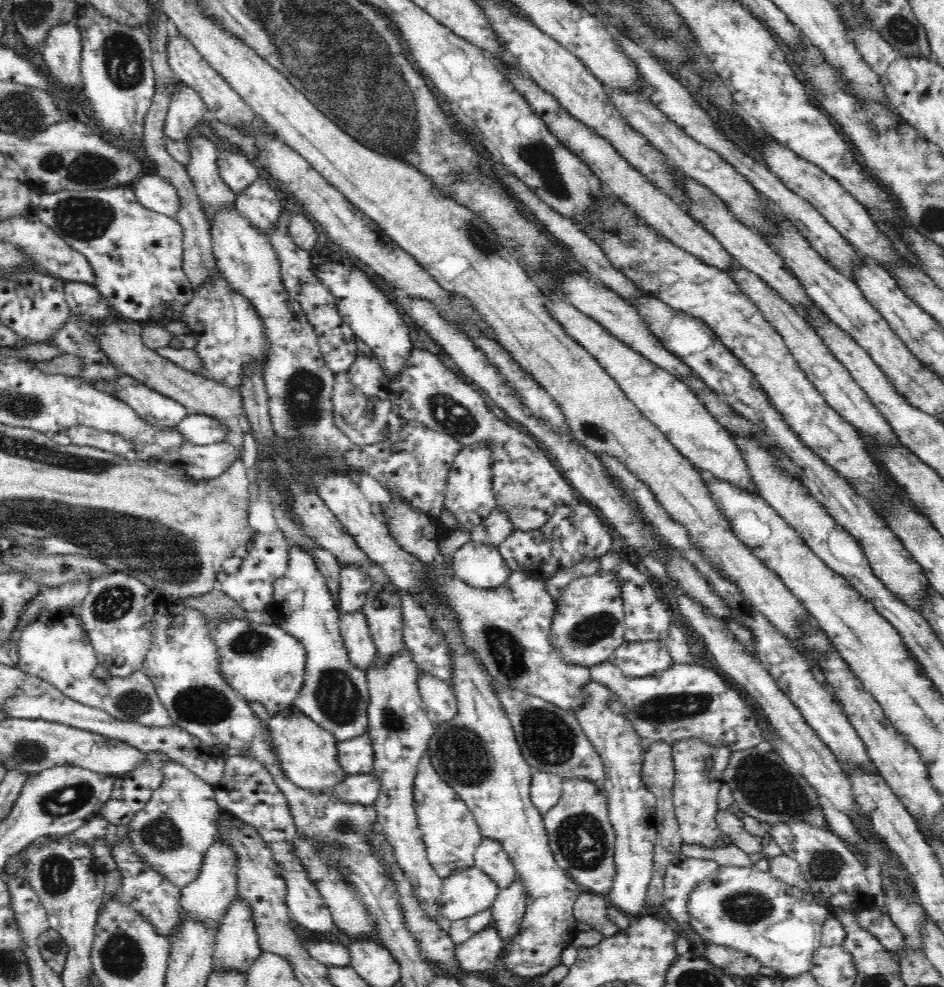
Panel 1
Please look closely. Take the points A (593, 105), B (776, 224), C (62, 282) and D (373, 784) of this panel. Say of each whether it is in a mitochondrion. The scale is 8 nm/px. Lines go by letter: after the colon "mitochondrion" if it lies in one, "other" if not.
A: other
B: other
C: other
D: other

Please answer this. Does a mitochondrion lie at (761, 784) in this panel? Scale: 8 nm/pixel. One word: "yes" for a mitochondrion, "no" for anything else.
yes

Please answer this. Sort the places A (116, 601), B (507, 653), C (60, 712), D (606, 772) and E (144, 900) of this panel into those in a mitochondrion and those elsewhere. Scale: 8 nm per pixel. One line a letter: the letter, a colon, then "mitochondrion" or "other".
A: mitochondrion
B: mitochondrion
C: other
D: other
E: other

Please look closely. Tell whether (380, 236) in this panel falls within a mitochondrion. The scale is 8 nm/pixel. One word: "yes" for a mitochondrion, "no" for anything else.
no

